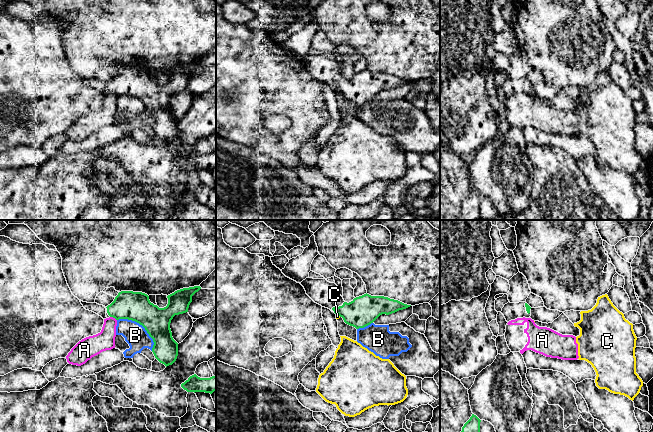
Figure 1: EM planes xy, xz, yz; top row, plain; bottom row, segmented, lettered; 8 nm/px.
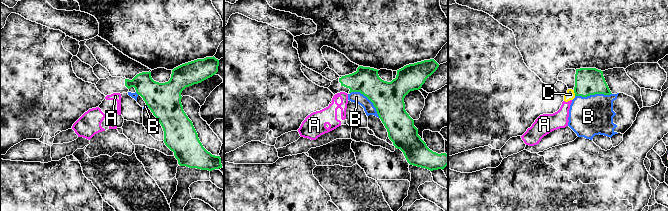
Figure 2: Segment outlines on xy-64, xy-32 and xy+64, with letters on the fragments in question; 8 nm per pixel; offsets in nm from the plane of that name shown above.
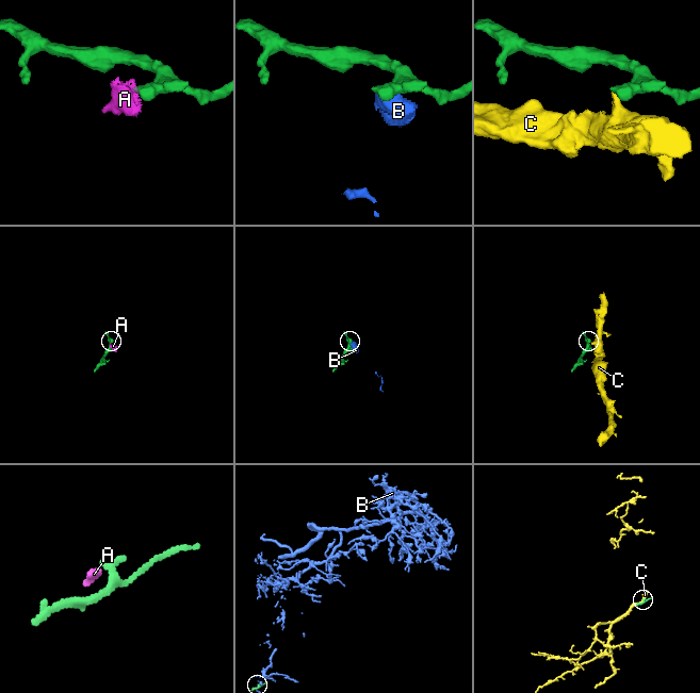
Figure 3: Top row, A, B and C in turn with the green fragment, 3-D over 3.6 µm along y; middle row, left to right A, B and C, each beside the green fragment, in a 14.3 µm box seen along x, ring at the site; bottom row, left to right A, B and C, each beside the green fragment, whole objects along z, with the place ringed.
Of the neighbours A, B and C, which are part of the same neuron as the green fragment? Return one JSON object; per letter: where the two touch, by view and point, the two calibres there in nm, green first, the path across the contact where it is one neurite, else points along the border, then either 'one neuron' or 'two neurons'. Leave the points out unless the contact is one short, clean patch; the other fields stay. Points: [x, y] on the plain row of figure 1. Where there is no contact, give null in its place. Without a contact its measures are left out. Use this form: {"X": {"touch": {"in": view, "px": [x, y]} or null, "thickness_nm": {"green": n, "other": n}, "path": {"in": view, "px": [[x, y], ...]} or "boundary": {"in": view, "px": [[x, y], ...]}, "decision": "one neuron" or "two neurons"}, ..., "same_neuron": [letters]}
{"A": {"touch": {"in": "xy", "px": [113, 93]}, "thickness_nm": {"green": 240, "other": 160}, "boundary": {"in": "xy", "px": [[110, 92], [116, 96]]}, "decision": "two neurons"}, "B": {"touch": {"in": "xy", "px": [142, 101]}, "thickness_nm": {"green": 240, "other": 180}, "boundary": {"in": "xy", "px": [[117, 95], [131, 95], [138, 98], [152, 115], [152, 126]]}, "decision": "two neurons"}, "C": {"touch": {"in": "xz", "px": [338, 90]}, "thickness_nm": {"green": 240, "other": 30}, "boundary": {"in": "xz", "px": [[336, 89], [340, 92]]}, "decision": "two neurons"}, "same_neuron": []}

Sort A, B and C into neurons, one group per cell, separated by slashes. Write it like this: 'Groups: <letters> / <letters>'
Groups: A C / B

